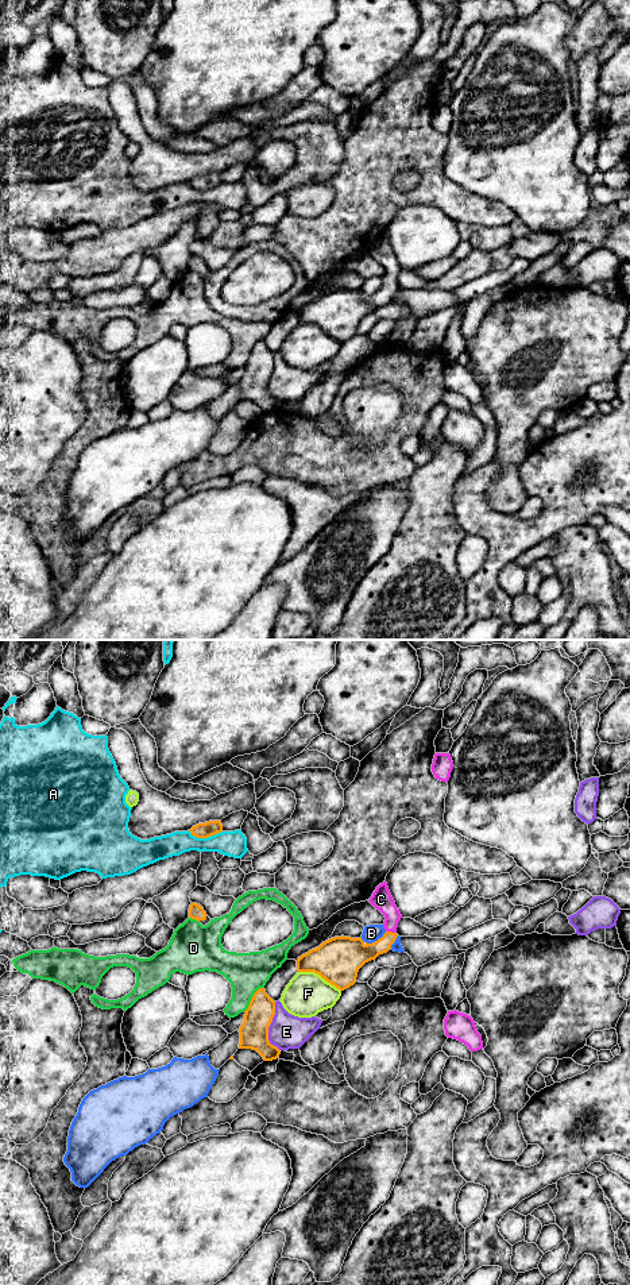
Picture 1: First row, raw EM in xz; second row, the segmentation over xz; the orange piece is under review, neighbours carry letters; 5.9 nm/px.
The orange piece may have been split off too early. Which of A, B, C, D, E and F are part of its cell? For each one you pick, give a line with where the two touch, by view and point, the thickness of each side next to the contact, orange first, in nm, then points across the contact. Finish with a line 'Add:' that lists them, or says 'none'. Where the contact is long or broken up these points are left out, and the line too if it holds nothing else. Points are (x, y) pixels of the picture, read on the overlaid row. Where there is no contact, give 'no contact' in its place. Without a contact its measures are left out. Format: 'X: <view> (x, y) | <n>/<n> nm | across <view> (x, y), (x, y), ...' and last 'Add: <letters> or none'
C: xz (390, 932) | 160/120 nm | across xz (354, 952), (378, 948), (390, 932), (390, 911), (381, 899)
Add: C

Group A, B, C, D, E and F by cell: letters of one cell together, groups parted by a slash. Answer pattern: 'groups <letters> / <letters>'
groups A / B / C / D / E / F

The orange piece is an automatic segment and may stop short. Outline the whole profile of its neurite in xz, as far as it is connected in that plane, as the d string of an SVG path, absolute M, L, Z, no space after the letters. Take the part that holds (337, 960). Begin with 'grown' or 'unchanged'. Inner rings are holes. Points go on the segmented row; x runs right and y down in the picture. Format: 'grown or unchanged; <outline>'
grown; M383 881L368 900L384 915L386 933L372 944L362 938L335 937L309 950L297 960L298 972L314 972L340 991L356 983L359 969L379 954L387 953L395 942L397 927L402 915Z

